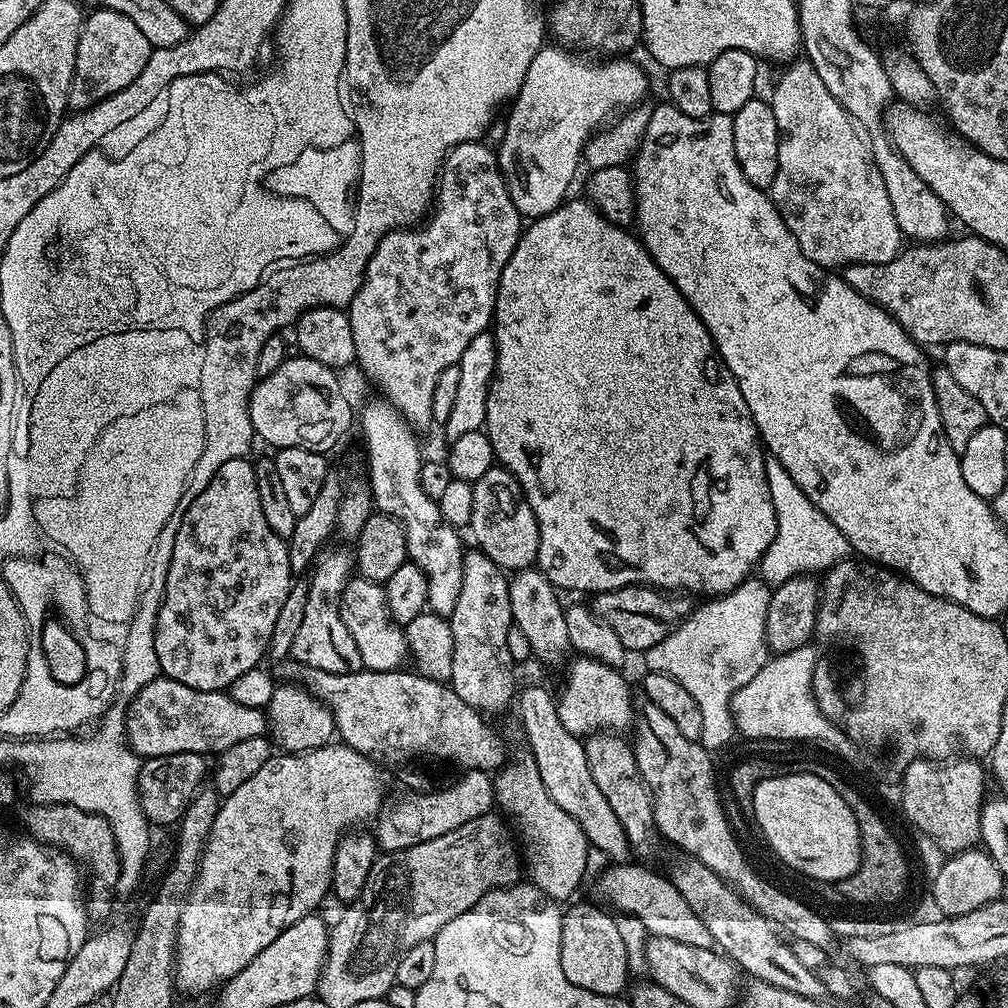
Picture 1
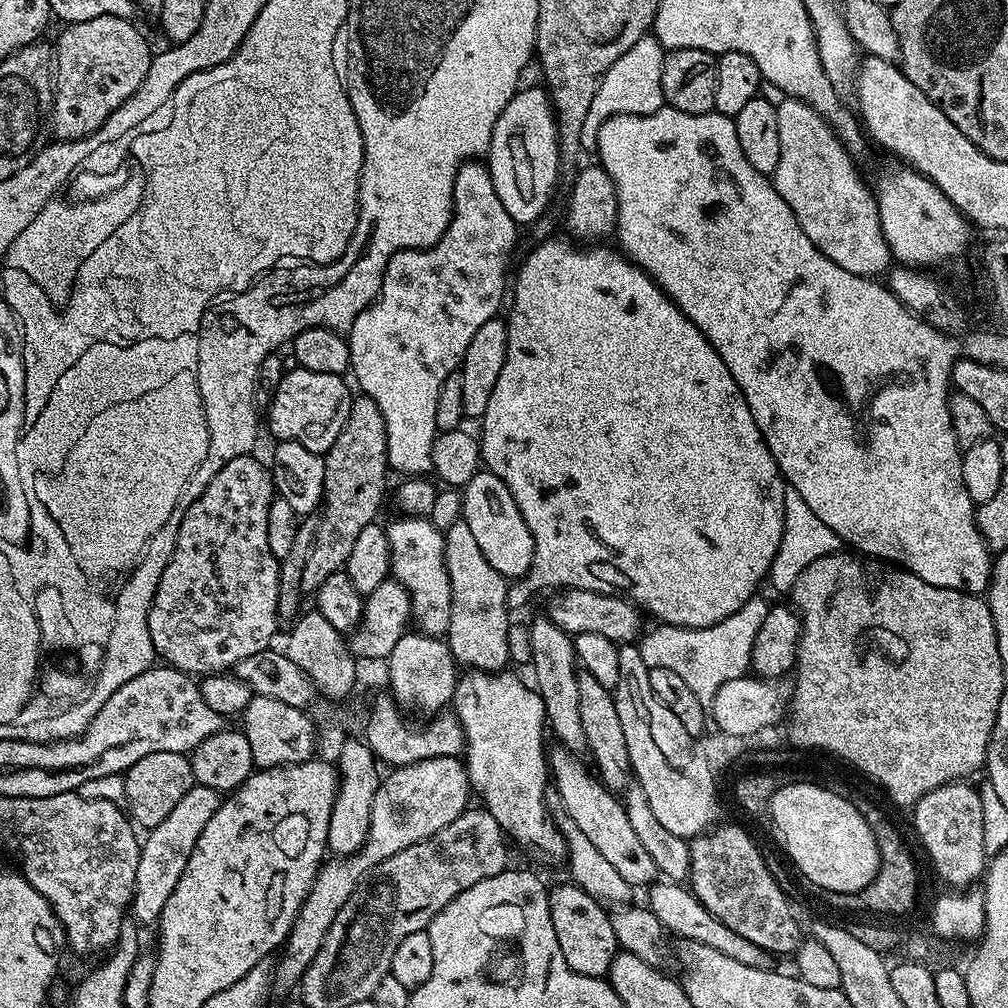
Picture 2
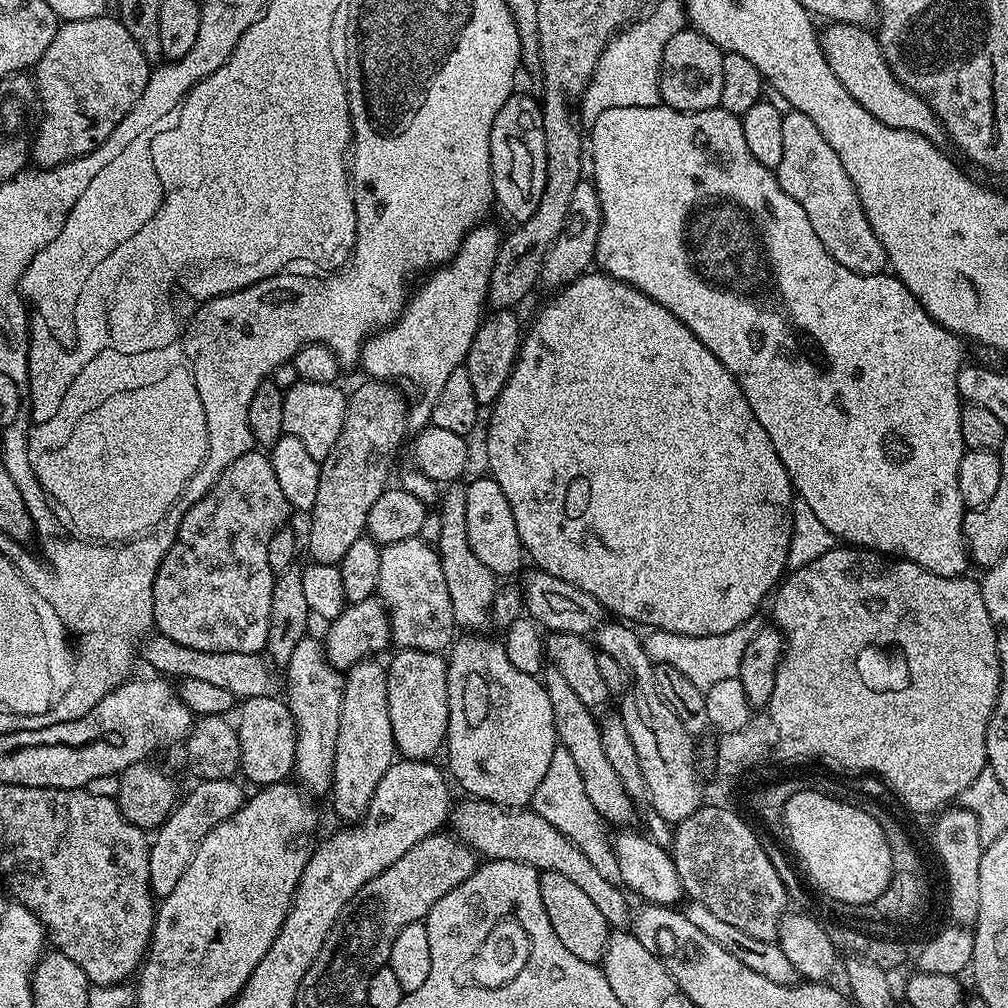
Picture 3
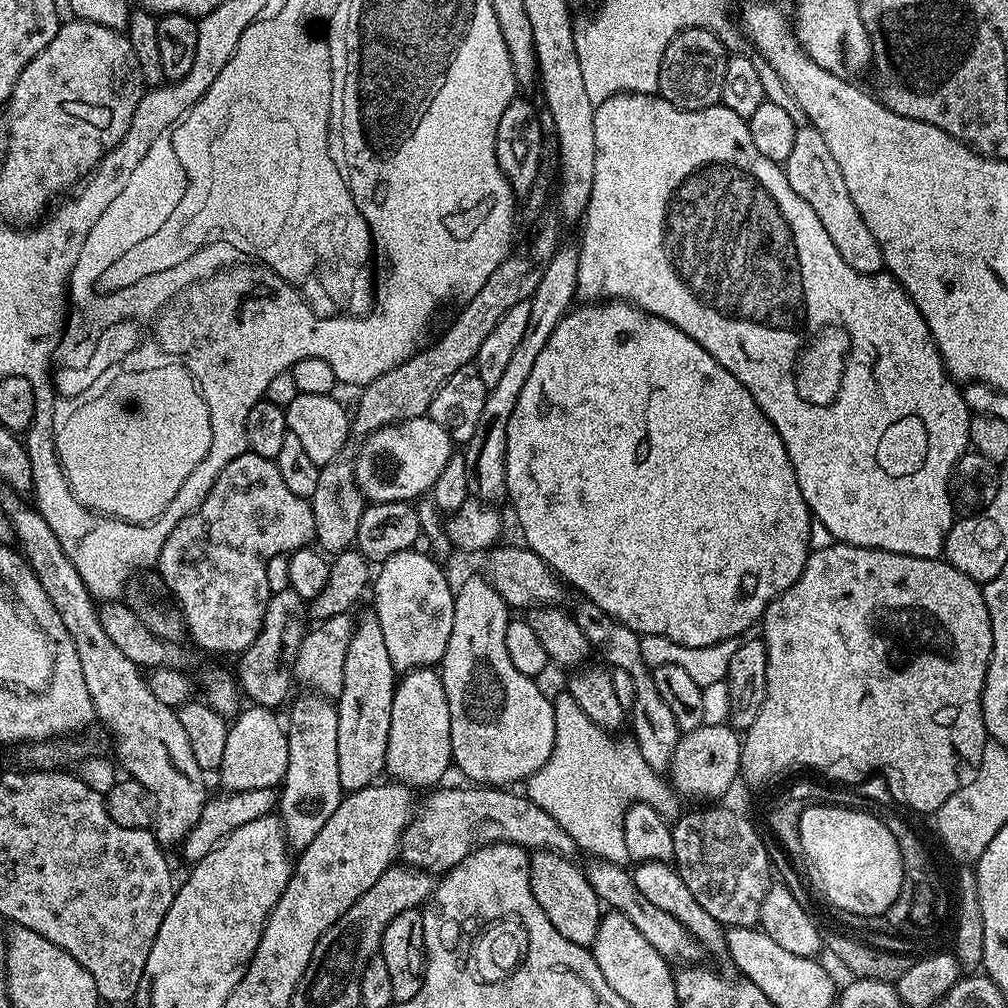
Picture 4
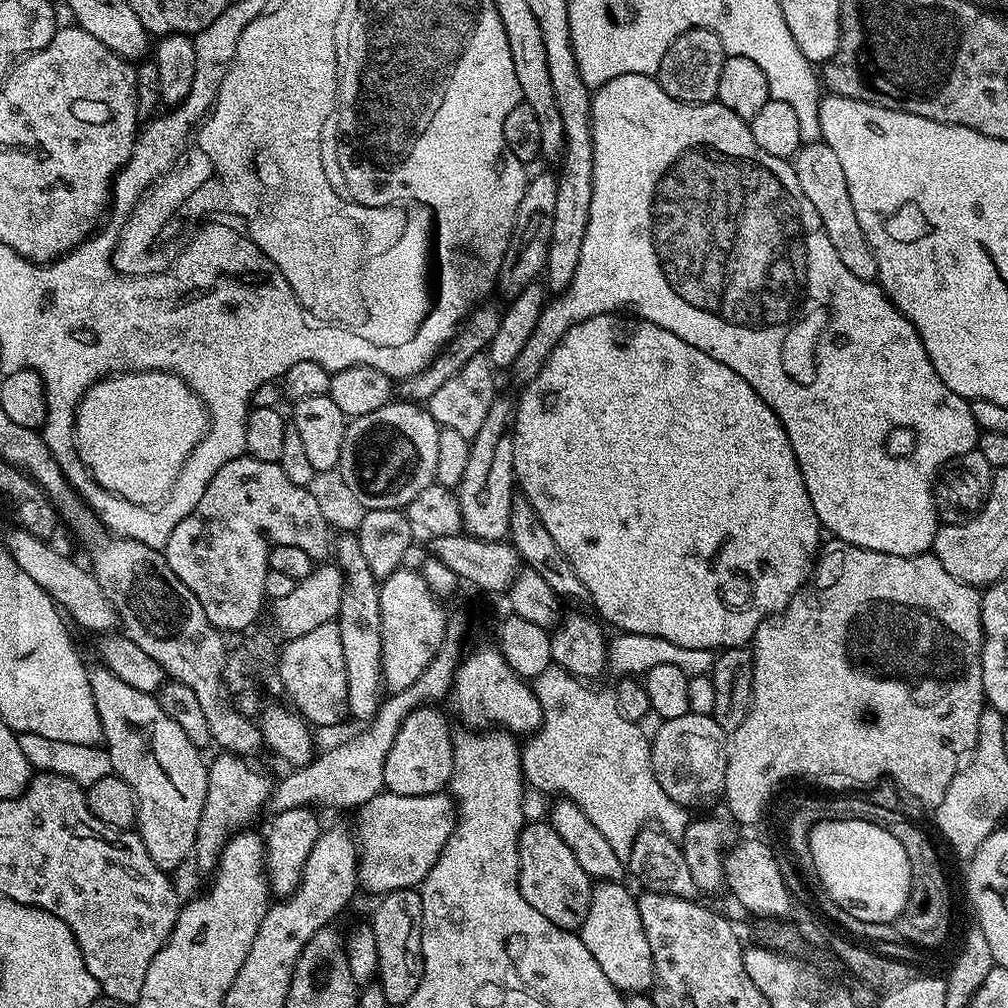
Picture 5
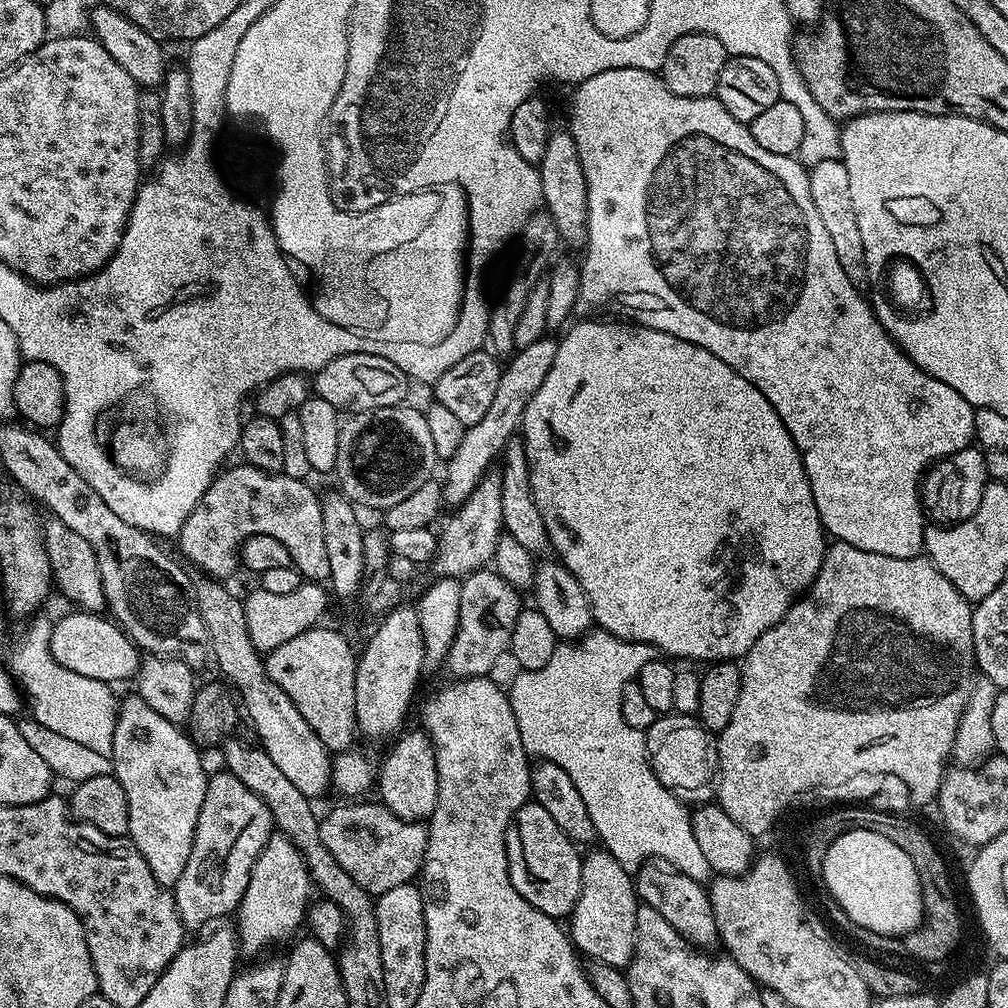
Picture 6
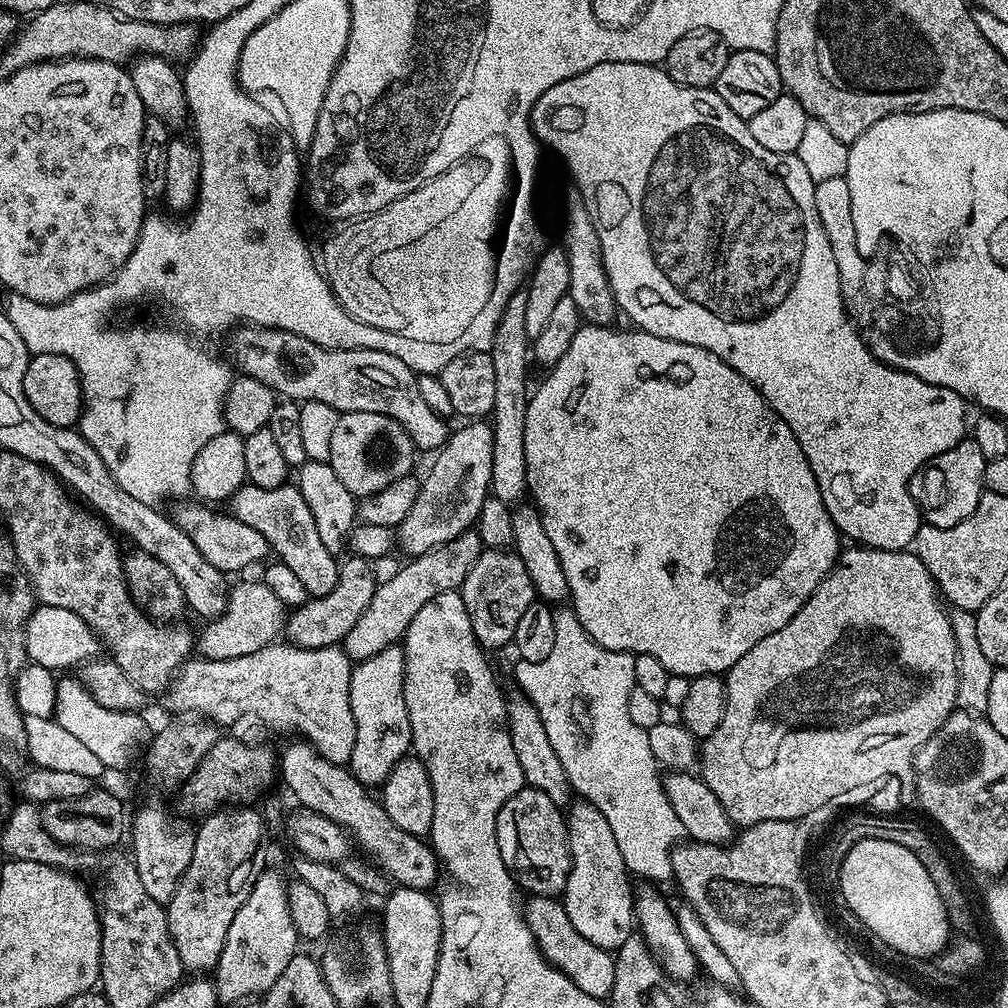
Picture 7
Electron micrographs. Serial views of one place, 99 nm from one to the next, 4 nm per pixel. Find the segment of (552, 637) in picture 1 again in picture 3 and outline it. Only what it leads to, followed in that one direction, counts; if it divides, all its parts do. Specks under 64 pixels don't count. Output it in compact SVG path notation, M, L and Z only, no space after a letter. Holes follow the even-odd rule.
M548 666L543 669L542 683L546 694L549 695L550 705L553 707L553 722L556 724L559 743L574 758L574 766L578 766L578 772L582 774L582 784L586 786L586 794L596 807L600 819L605 822L613 820L616 824L624 824L620 826L631 825L628 823L635 818L637 805L626 790L626 786L622 786L622 778L614 774L614 766L610 766L610 761L606 759L606 750L602 750L600 725L593 709L587 708L578 699L578 694L570 690L566 678L562 678L562 674L558 674L556 668Z

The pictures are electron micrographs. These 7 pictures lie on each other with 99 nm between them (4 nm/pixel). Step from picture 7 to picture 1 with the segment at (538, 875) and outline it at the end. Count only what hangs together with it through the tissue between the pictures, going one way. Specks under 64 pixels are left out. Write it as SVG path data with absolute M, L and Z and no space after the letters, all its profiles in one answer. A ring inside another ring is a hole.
M569 903L567 905L569 908L565 907L560 917L562 922L562 974L566 974L566 978L570 978L570 982L582 990L590 990L594 994L603 996L620 996L623 988L629 987L630 973L626 958L626 942L624 935L620 933L617 917L607 916L606 913L590 904L574 903Z

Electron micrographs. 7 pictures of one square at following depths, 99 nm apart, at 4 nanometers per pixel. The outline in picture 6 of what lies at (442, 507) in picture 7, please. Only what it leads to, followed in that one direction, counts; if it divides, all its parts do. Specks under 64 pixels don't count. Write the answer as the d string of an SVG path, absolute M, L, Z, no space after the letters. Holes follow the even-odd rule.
M541 338L530 346L513 351L510 359L503 365L498 394L494 394L493 404L480 421L465 427L462 442L458 442L458 450L454 450L454 454L446 462L445 468L448 469L444 472L442 484L442 500L445 505L459 506L466 498L470 498L474 486L478 486L480 479L497 463L509 440L517 435L518 429L523 425L524 411L530 398L538 394L538 386L546 382L546 374L550 374L550 366L554 366L557 341L548 339Z

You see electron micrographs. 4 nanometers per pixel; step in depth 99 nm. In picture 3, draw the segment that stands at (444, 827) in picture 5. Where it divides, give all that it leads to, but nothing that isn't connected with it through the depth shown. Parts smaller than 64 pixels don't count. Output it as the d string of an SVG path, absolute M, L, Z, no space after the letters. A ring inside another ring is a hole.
M464 798L457 808L455 805L451 809L450 828L457 840L488 860L522 862L540 872L566 874L566 878L570 878L570 882L578 882L578 887L594 901L594 906L602 910L602 918L606 918L613 929L623 929L629 923L629 897L617 885L602 878L602 874L591 865L590 858L582 854L580 847L554 826L550 826L550 822L546 822L546 818L537 812L527 807L509 808L488 800Z

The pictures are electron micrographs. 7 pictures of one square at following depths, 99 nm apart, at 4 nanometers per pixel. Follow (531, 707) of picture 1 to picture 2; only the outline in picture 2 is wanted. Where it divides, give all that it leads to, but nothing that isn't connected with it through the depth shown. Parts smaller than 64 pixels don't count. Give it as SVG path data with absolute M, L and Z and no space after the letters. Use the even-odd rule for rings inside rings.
M556 746L550 752L550 776L554 782L556 779L556 792L568 811L565 812L567 817L586 834L586 838L590 838L590 842L594 842L598 854L602 854L602 858L606 858L606 862L610 862L610 866L614 866L614 870L618 870L618 874L622 874L628 884L651 885L658 876L654 858L650 856L646 846L642 846L638 834L634 834L634 826L630 826L630 818L623 803L608 791L590 771L589 765L584 765L580 759L577 753L570 752L563 746Z

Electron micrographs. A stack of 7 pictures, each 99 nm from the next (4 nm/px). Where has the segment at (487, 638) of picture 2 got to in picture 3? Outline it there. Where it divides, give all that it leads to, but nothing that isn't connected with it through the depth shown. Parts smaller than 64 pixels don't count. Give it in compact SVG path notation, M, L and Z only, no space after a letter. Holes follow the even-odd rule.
M452 482L443 489L438 513L441 516L441 534L434 545L440 553L442 575L446 578L446 590L450 590L450 602L454 606L454 618L463 628L480 628L491 621L492 603L498 589L497 577L470 550L470 538L466 534L466 487L463 483Z

